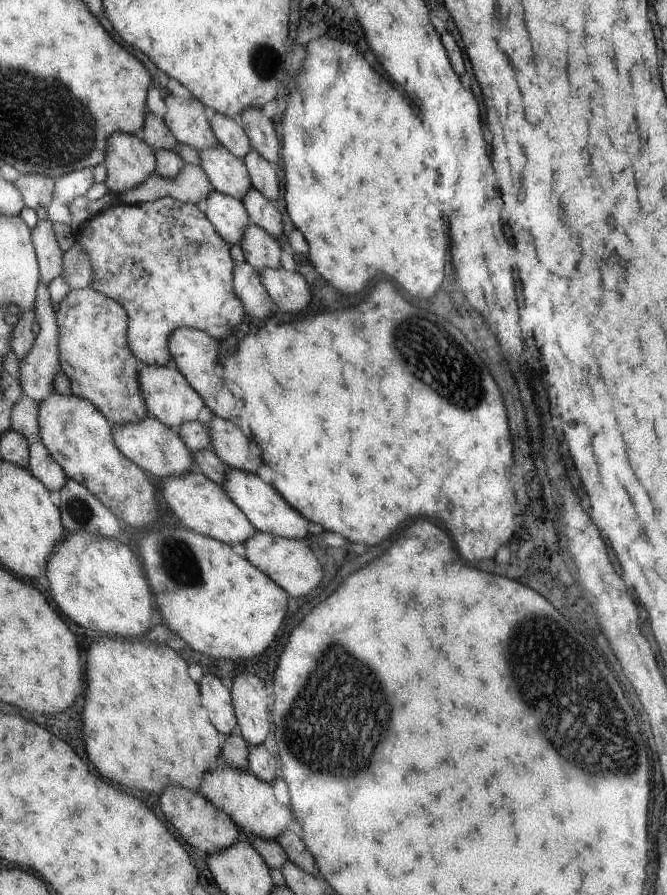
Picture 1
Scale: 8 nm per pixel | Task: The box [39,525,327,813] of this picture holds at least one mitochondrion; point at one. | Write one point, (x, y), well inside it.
(173, 560)

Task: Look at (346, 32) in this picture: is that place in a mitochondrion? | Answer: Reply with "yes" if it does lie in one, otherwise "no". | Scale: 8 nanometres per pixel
no

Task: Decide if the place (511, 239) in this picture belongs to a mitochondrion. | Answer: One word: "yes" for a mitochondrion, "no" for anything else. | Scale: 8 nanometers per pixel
no

